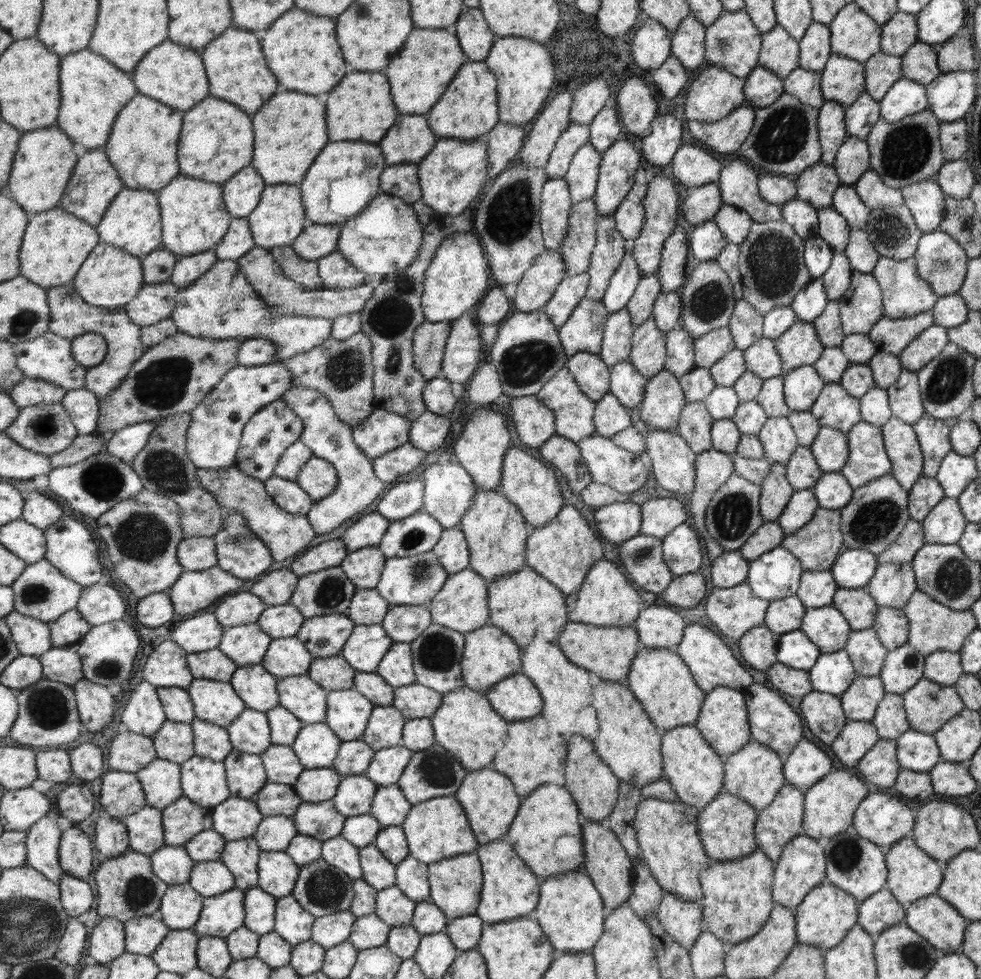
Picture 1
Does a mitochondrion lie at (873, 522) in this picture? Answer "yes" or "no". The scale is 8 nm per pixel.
yes

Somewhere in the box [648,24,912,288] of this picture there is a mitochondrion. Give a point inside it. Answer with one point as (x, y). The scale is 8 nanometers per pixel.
(784, 132)

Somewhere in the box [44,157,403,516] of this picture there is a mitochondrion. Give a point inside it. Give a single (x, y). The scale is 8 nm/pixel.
(163, 382)

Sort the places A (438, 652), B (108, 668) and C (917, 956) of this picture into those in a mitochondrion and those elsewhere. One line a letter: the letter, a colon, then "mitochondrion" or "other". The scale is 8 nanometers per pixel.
A: mitochondrion
B: mitochondrion
C: mitochondrion

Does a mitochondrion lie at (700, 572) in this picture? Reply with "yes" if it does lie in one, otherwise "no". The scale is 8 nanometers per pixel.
no

